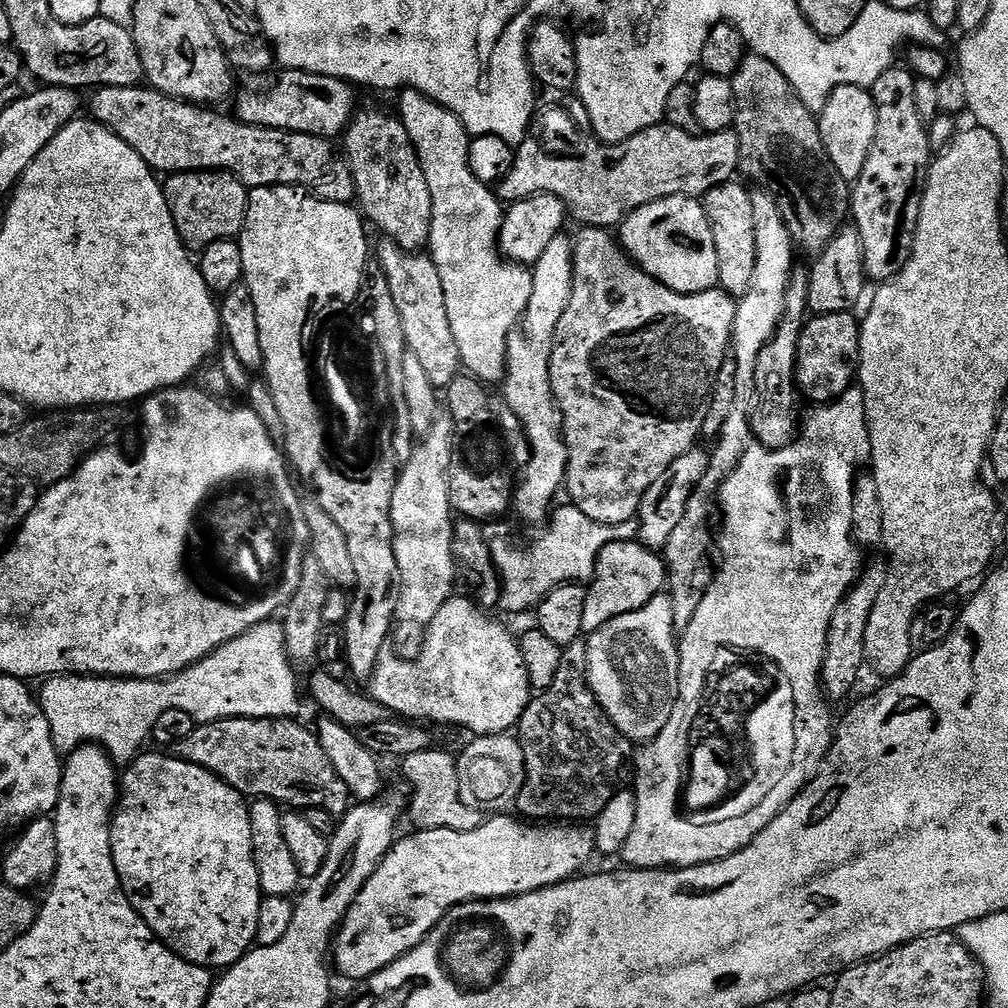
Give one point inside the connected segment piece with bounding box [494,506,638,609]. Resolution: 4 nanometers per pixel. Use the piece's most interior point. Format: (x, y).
(567, 551)

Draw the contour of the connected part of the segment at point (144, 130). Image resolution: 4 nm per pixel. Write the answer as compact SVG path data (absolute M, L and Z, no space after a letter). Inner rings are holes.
M151 86L134 88L98 88L91 93L92 116L97 124L106 124L122 142L126 142L152 167L157 174L178 172L230 172L245 188L275 188L278 184L299 186L311 190L322 200L333 200L339 204L352 204L354 185L352 169L348 161L338 151L331 139L311 136L305 132L287 132L281 128L263 128L257 124L241 124L231 115L223 116L220 110L209 110L191 102L181 102Z

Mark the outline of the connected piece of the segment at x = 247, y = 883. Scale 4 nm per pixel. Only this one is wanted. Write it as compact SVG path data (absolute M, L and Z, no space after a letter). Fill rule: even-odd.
M148 752L137 755L131 764L127 765L122 776L122 795L118 800L118 811L112 821L112 857L114 866L118 870L118 878L126 898L134 906L134 910L144 919L146 926L150 926L153 934L163 944L168 945L183 960L197 964L200 968L209 970L227 970L256 944L256 931L258 930L258 910L262 893L258 866L254 854L254 834L252 833L252 814L245 797L235 792L224 780L219 780L210 770L202 770L202 766L194 766L190 762L181 760L175 754L163 756L160 752Z

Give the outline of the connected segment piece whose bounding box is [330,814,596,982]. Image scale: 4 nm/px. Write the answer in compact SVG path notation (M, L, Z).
M512 814L493 815L469 832L425 828L413 831L413 836L408 836L405 840L404 837L397 839L344 915L330 952L335 971L340 971L352 980L366 982L418 947L450 909L457 908L467 900L508 900L511 896L553 888L555 884L583 873L584 863L596 852L596 833L591 827L581 826L576 822L552 822L541 826L539 823L528 823L515 815L508 815Z

